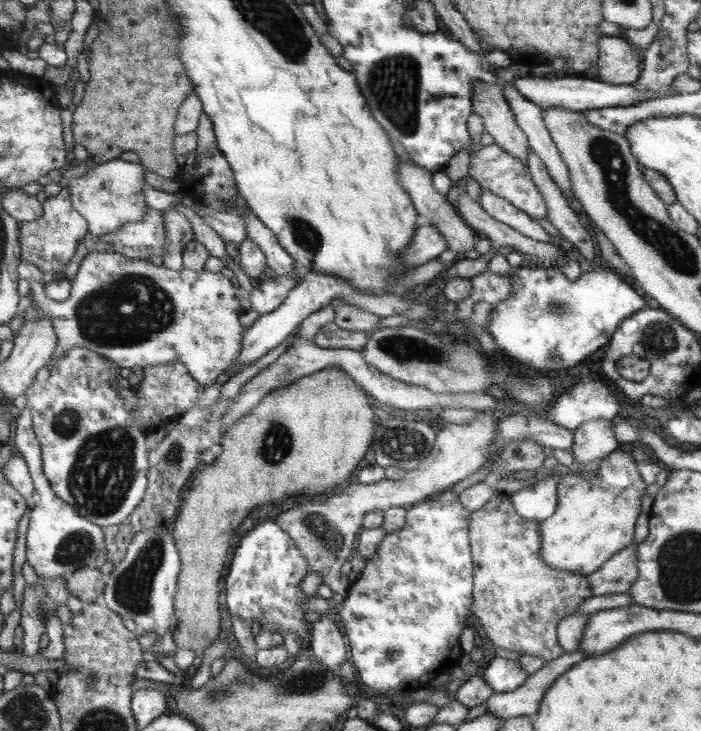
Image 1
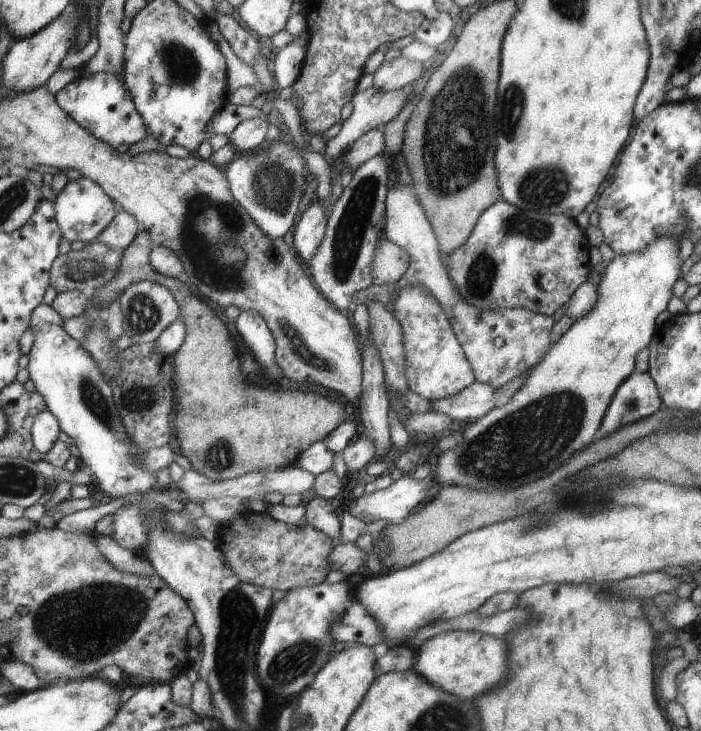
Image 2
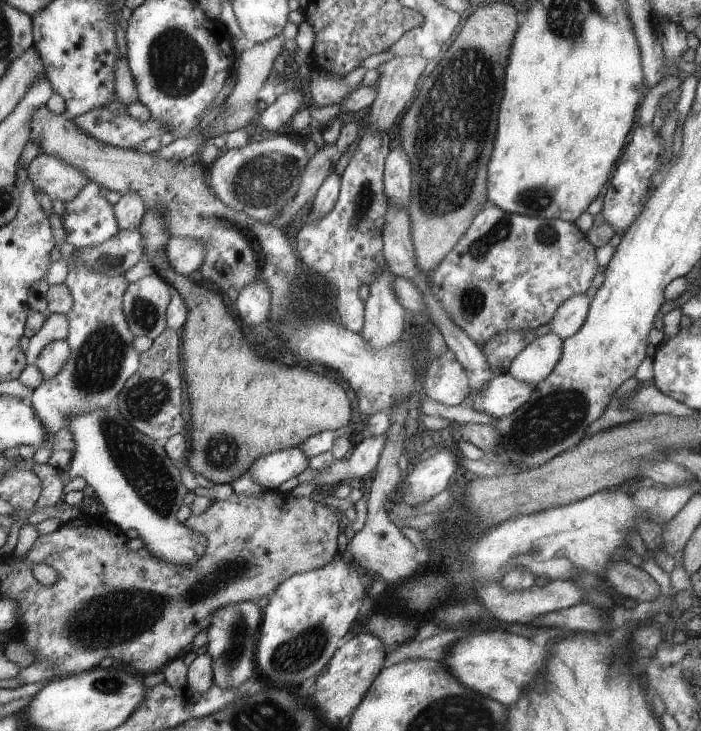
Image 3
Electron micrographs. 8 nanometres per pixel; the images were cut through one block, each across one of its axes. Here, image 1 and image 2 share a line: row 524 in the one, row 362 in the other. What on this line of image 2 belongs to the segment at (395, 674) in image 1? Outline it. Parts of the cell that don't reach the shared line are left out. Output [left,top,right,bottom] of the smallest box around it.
[391,284,474,401]

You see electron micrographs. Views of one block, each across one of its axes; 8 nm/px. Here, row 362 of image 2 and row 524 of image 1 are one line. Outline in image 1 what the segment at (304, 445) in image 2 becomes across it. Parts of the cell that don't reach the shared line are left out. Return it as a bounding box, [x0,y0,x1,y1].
[171,366,373,654]

